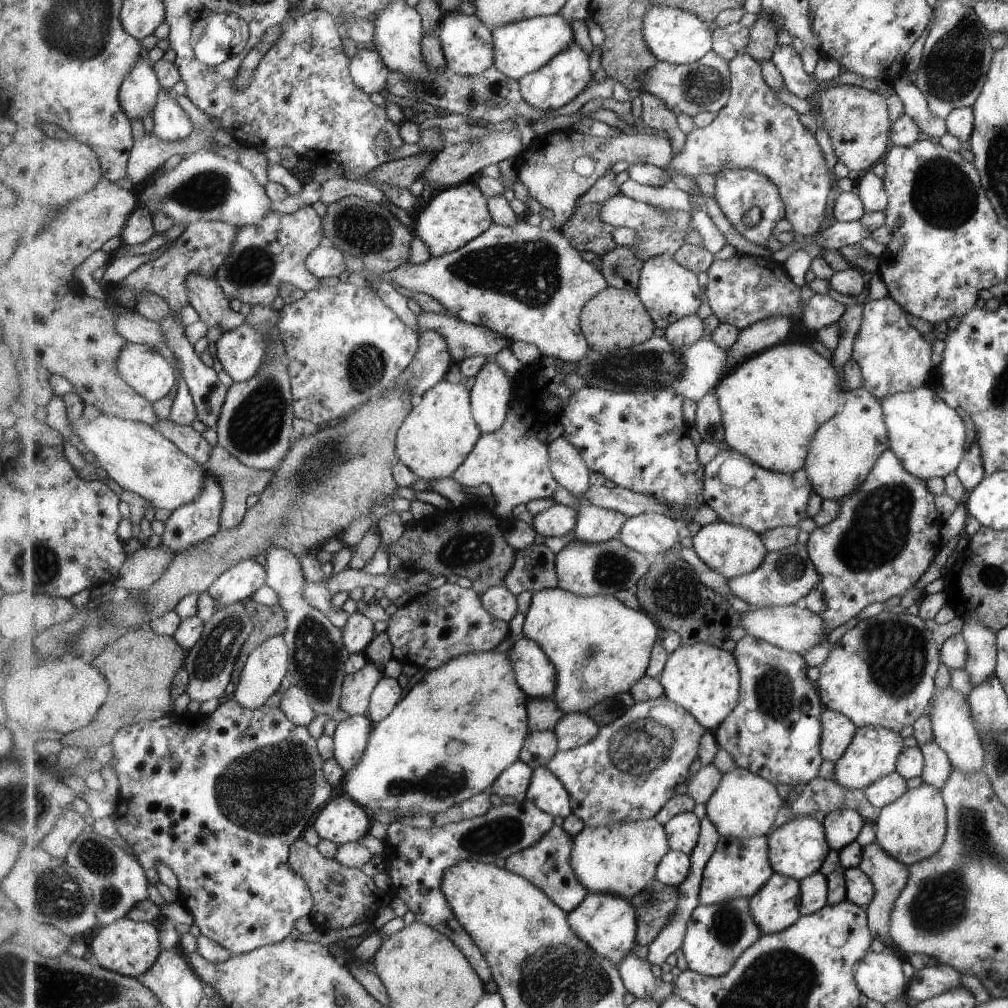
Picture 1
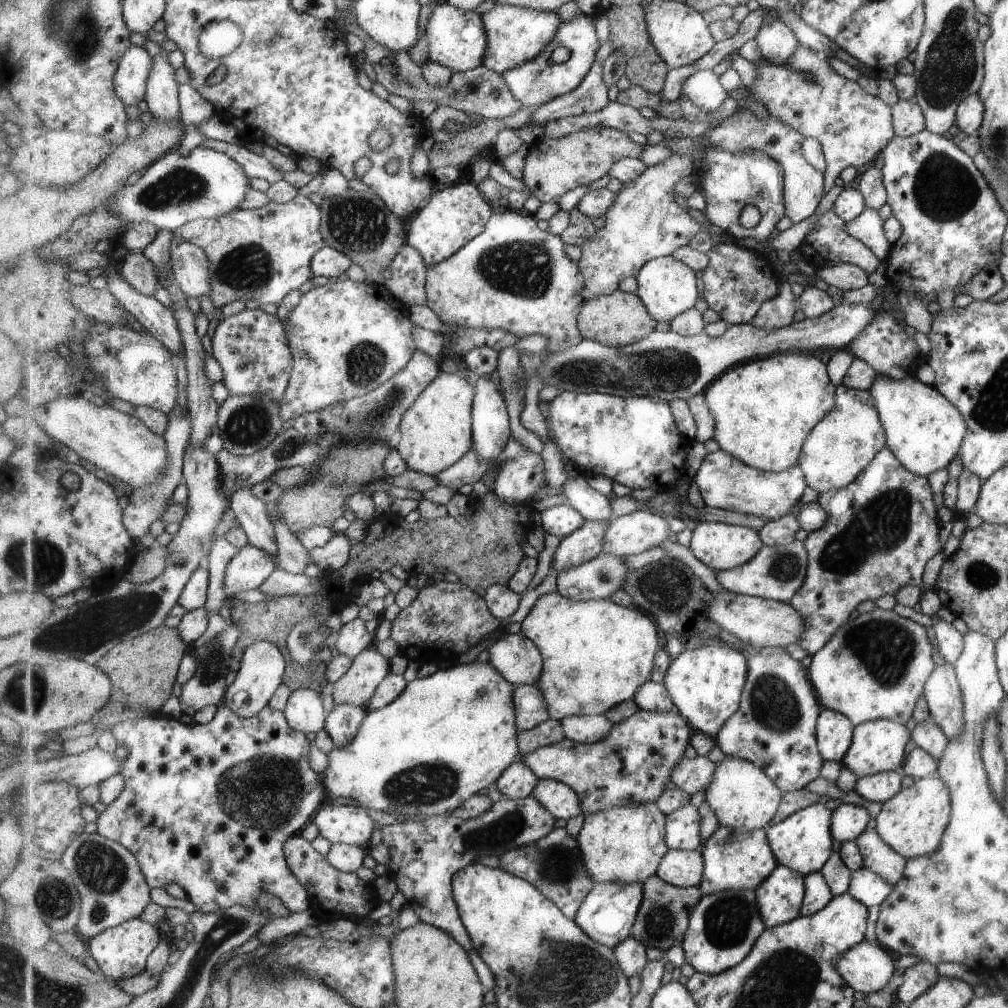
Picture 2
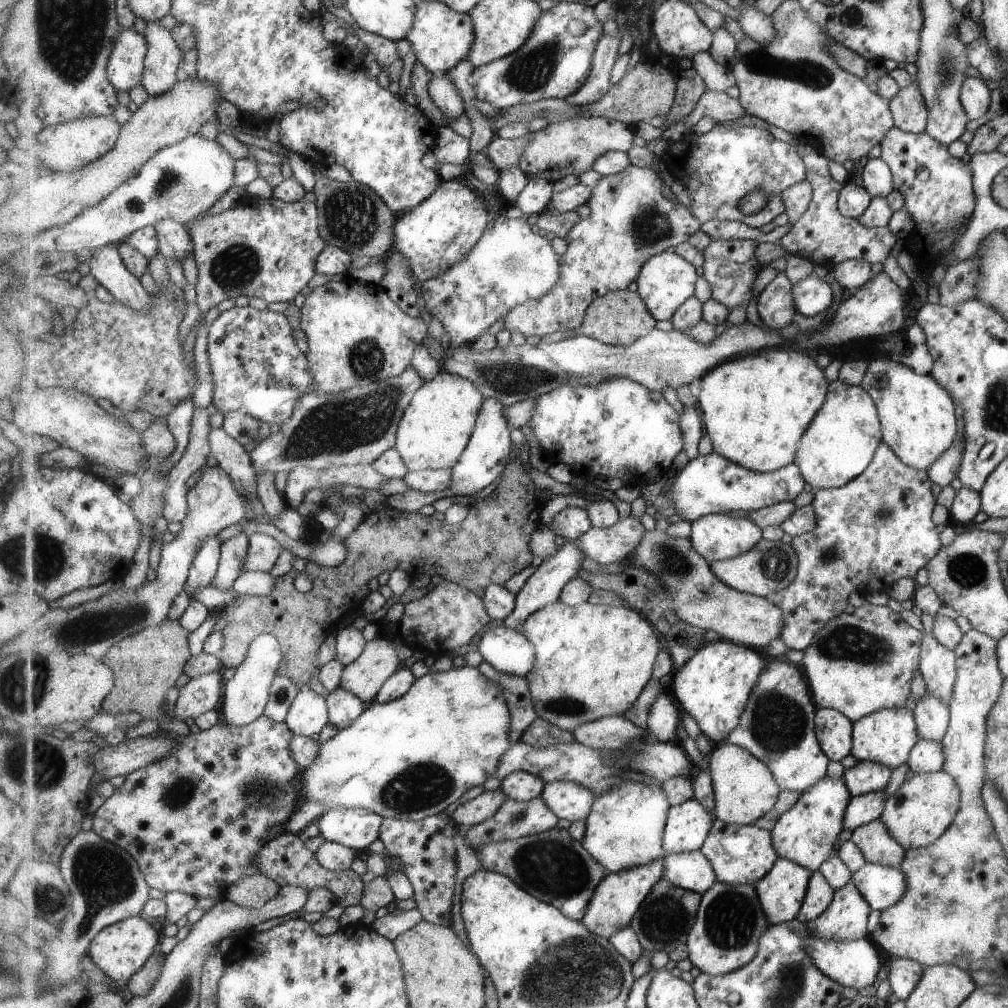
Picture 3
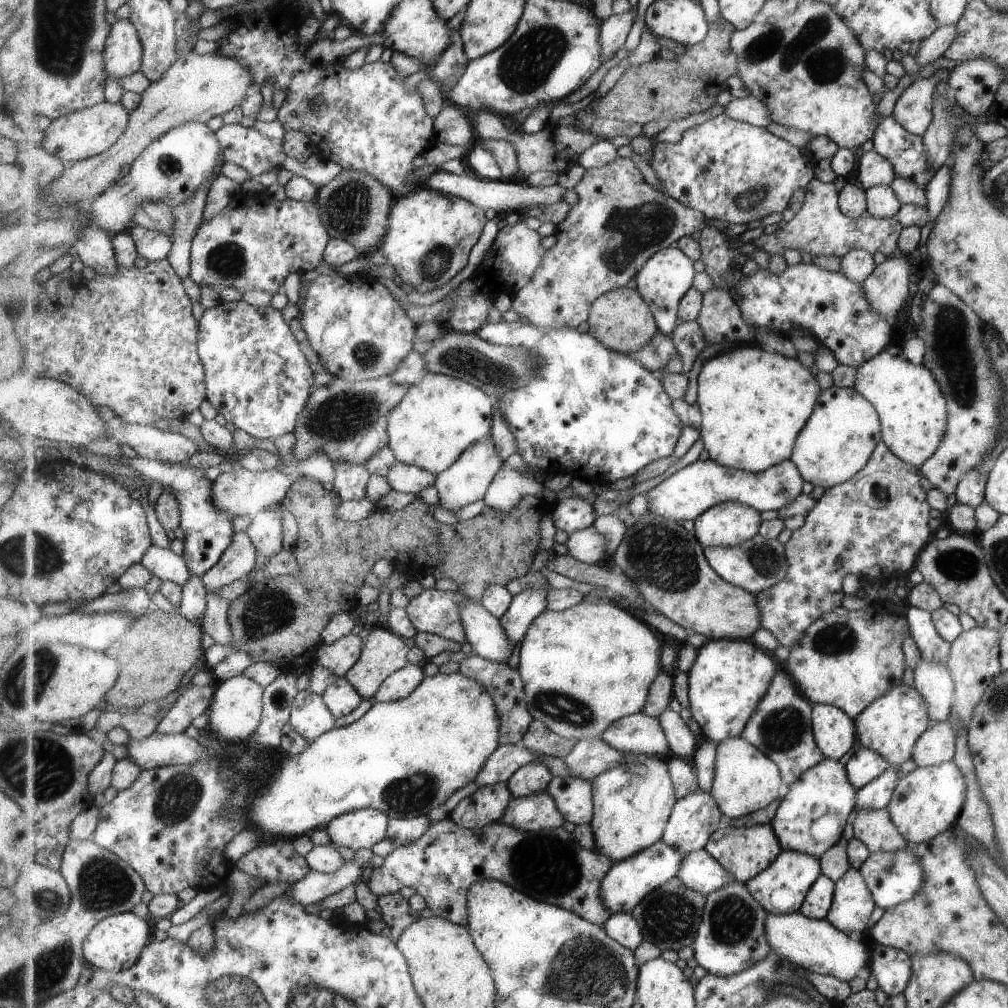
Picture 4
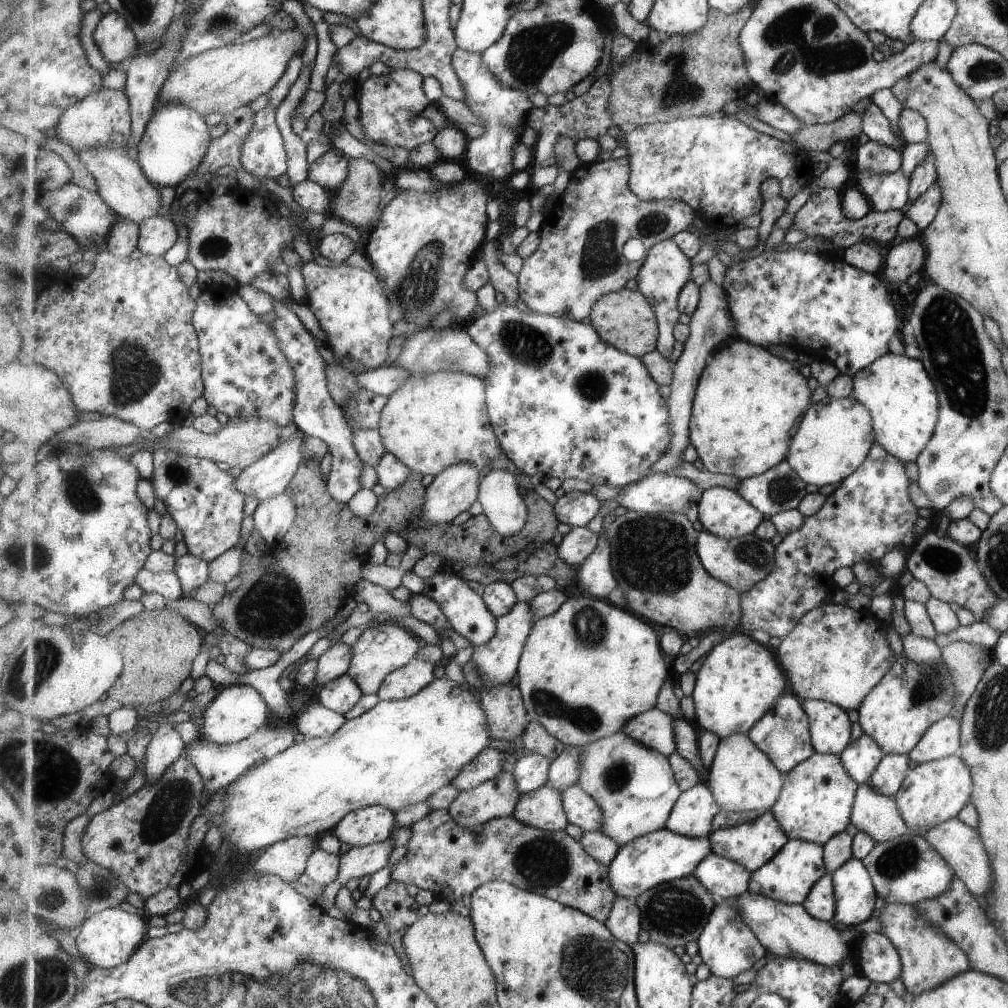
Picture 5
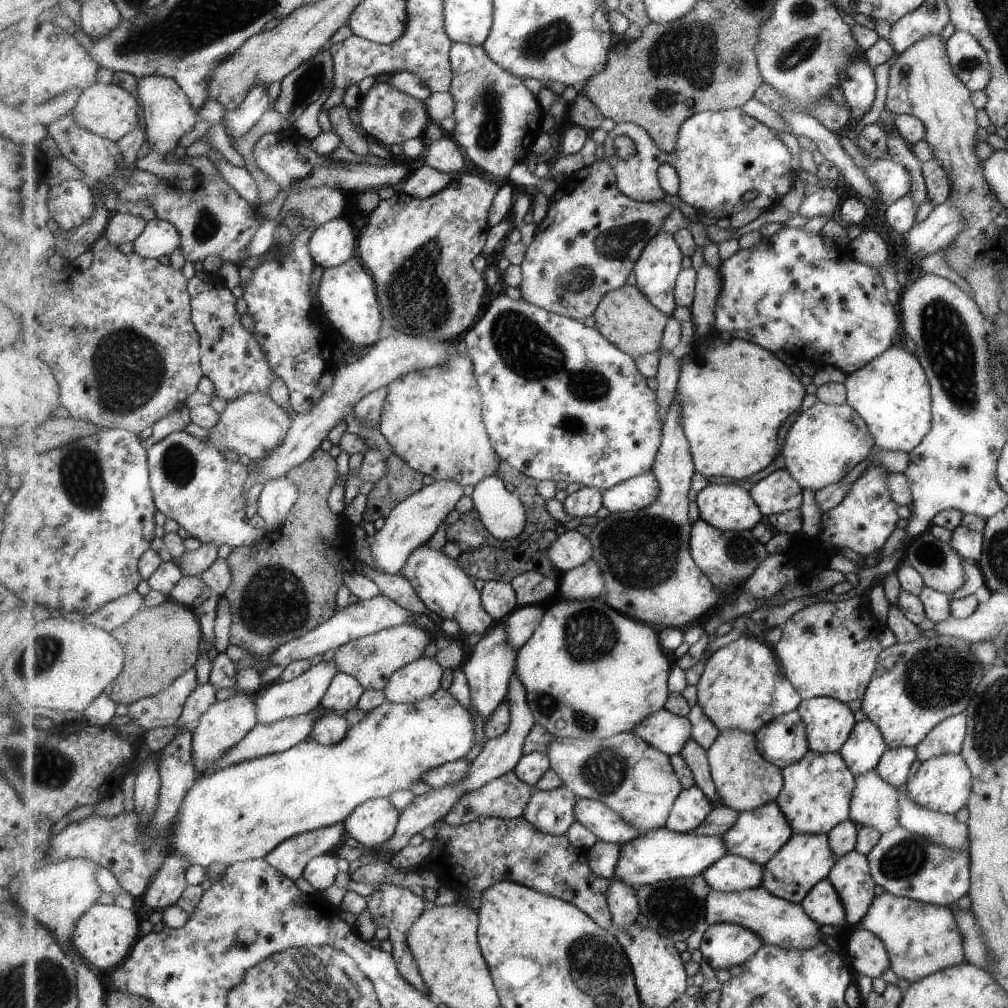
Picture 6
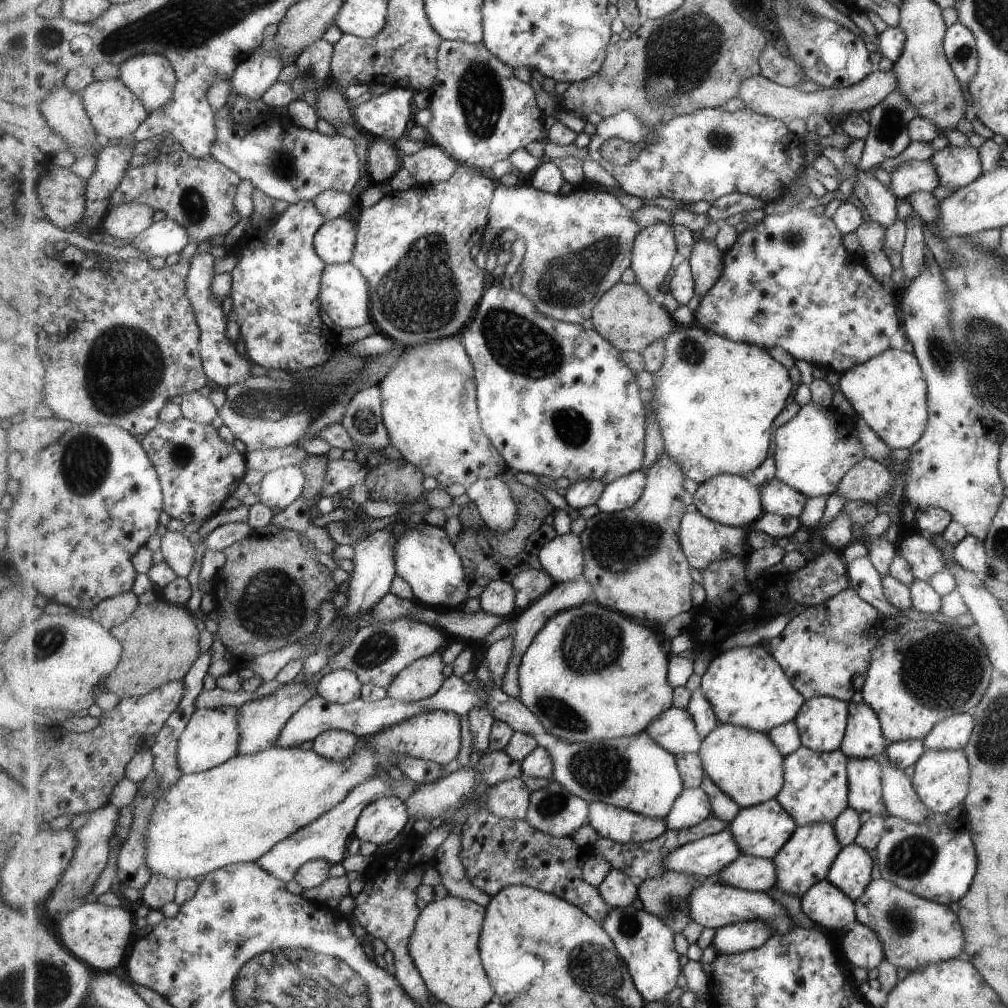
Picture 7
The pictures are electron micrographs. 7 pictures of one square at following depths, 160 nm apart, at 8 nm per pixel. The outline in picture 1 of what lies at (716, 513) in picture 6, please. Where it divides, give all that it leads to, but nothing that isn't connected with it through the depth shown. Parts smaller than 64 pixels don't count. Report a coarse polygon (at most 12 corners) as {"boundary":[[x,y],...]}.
{"boundary":[[723,520],[693,545],[728,580],[756,571],[770,551],[762,535]]}

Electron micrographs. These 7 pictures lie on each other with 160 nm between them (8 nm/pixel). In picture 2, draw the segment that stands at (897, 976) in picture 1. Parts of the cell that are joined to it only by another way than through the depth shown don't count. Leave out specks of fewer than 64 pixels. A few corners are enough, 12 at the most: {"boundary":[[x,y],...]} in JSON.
{"boundary":[[865,940],[834,963],[854,991],[881,990],[893,974],[883,947]]}

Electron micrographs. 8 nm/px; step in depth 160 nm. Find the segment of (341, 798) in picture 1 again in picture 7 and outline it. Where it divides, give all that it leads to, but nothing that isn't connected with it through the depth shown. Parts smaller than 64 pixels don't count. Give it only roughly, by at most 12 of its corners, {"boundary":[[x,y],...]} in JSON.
{"boundary":[[381,797],[360,814],[354,836],[381,846],[402,836],[409,811]]}

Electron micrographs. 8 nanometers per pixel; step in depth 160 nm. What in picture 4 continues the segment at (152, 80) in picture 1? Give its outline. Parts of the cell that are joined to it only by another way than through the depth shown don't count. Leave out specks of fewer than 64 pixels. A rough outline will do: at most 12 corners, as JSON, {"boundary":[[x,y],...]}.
{"boundary":[[129,19],[112,24],[104,52],[114,79],[141,71],[144,44]]}

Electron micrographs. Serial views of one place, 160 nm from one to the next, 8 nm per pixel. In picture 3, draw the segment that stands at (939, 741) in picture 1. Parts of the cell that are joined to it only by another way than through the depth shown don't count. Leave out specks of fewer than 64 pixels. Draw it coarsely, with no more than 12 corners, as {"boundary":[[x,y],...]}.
{"boundary":[[930,633],[919,670],[926,690],[948,706],[956,655]]}

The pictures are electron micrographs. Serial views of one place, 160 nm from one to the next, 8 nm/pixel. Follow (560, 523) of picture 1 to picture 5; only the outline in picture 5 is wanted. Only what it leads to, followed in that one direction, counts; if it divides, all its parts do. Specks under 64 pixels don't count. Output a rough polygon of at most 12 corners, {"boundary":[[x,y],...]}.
{"boundary":[[571,491],[554,504],[560,522],[585,527],[604,503]]}

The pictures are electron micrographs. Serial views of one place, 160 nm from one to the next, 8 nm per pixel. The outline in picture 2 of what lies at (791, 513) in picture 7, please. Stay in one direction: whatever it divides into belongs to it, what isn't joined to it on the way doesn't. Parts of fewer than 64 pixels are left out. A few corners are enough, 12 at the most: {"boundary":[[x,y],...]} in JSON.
{"boundary":[[723,448],[692,479],[705,505],[790,514],[808,485],[800,464],[762,471]]}

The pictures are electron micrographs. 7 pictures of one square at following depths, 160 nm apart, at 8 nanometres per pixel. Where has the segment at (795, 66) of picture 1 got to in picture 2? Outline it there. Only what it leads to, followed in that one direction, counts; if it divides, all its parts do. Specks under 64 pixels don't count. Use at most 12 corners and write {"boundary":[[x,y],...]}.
{"boundary":[[781,20],[763,24],[755,39],[764,59],[788,63],[800,45]]}

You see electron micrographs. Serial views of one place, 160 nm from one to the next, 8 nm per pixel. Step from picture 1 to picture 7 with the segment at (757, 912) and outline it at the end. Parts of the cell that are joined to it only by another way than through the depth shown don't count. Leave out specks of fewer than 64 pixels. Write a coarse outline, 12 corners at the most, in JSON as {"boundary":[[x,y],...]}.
{"boundary":[[832,823],[798,826],[775,888],[802,898],[840,850]]}

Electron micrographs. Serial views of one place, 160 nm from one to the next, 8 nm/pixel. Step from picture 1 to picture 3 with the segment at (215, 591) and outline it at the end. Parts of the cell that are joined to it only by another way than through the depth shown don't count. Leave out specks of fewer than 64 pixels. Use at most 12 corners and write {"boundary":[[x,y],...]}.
{"boundary":[[264,533],[250,537],[243,572],[269,573],[283,546]]}

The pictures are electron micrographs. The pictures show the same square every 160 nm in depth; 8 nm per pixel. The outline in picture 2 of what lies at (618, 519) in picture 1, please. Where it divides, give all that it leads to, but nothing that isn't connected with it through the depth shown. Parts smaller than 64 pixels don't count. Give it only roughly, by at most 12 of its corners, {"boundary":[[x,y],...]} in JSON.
{"boundary":[[586,519],[560,541],[552,567],[558,574],[604,552],[614,519]]}

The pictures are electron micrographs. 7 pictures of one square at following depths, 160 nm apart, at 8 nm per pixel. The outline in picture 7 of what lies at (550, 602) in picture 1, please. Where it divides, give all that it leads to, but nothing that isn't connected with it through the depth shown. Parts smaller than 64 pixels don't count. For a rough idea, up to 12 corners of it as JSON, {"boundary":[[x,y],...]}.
{"boundary":[[619,611],[547,621],[520,699],[574,743],[674,706],[671,654]]}

